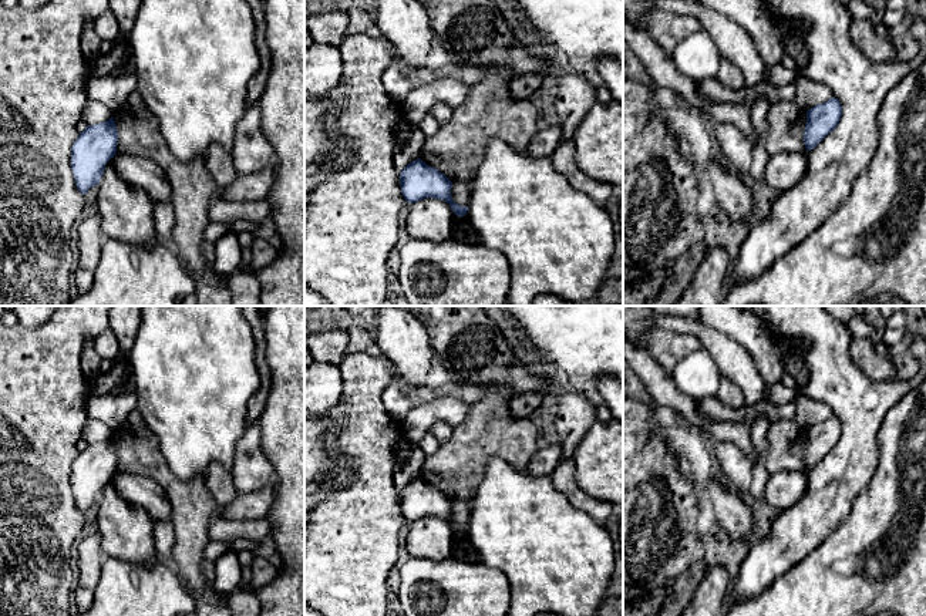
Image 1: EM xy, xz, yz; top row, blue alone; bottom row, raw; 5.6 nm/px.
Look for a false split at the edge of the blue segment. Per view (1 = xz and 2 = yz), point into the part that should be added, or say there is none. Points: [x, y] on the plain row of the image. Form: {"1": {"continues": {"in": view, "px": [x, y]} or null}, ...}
{"1": {"continues": null}, "2": {"continues": null}}

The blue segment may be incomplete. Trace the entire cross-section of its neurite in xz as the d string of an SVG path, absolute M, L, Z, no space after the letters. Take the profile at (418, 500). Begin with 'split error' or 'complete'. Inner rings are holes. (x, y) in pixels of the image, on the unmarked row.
complete; M420 477L400 491L400 505L405 521L414 522L425 516L441 518L451 525L457 535L467 533L468 525L461 525L452 519L452 501Z

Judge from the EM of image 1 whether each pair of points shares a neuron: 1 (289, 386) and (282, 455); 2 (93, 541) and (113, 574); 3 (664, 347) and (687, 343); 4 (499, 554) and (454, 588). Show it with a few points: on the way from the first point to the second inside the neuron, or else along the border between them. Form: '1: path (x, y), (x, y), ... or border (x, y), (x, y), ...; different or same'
1: path (289, 403), (289, 438); same
2: border (105, 556), (96, 591); different
3: path (670, 347), (682, 344); same
4: border (481, 561), (498, 569), (507, 578), (509, 586); different

